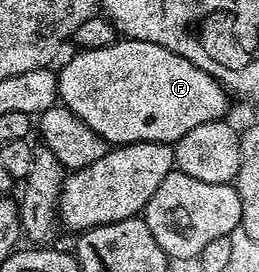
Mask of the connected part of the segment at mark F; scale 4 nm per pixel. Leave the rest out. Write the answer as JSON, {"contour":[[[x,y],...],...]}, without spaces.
{"contour":[[[128,38],[117,40],[113,45],[105,48],[79,50],[63,67],[58,67],[57,77],[59,80],[59,102],[71,109],[78,118],[85,120],[85,124],[89,124],[89,128],[93,128],[93,132],[97,132],[97,136],[101,136],[109,144],[120,146],[128,146],[131,142],[166,142],[174,144],[178,142],[181,136],[185,136],[185,132],[193,132],[193,128],[197,128],[197,124],[218,122],[228,117],[227,98],[229,99],[229,94],[225,87],[213,76],[209,76],[209,72],[201,72],[201,68],[197,68],[197,64],[189,64],[189,60],[185,60],[185,56],[177,56],[177,52],[169,52],[169,48],[161,48],[161,44],[149,44],[148,42]]]}

